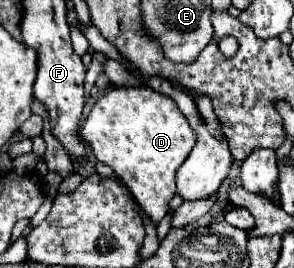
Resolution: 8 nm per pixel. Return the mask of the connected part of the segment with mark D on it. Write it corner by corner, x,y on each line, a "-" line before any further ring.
149,86
137,88
111,88
103,98
97,100
93,110
89,112
85,124
79,130
83,142
91,148
93,158
113,168
117,178
131,190
135,202
149,216
151,224
157,226
161,218
167,214
167,204
175,196
175,172
185,162
189,152
195,146
195,132
191,130
187,118
181,114
177,104

